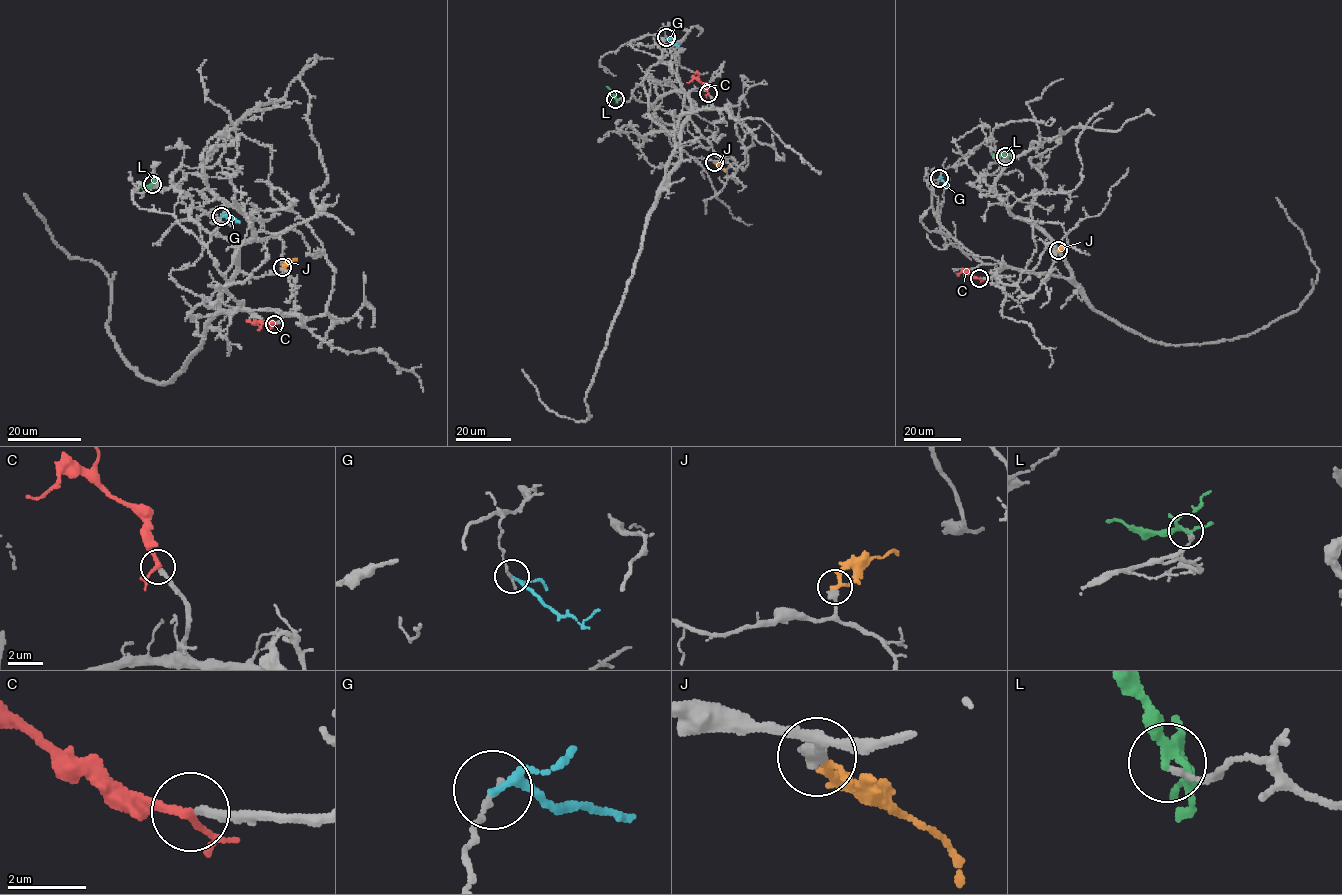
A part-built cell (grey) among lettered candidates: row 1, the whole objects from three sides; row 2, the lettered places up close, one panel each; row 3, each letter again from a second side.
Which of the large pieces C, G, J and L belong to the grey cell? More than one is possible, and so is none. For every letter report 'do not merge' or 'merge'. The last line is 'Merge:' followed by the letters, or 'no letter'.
C: merge
G: do not merge
J: do not merge
L: do not merge
Merge: C

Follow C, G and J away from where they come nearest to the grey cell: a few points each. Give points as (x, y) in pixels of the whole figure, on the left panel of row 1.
C: (274, 324), (247, 321)
G: (221, 216), (240, 221)
J: (282, 266), (295, 260)

